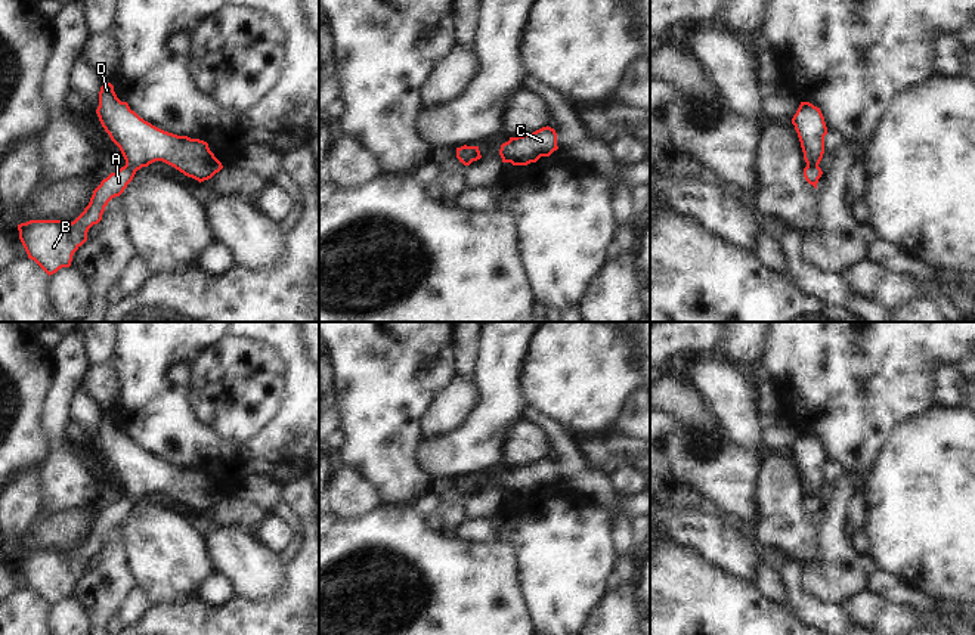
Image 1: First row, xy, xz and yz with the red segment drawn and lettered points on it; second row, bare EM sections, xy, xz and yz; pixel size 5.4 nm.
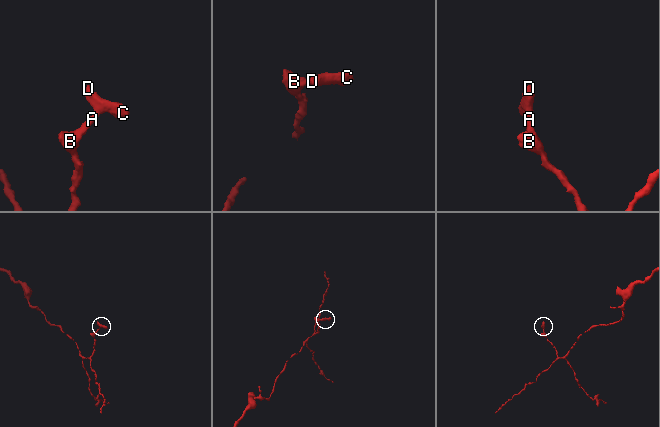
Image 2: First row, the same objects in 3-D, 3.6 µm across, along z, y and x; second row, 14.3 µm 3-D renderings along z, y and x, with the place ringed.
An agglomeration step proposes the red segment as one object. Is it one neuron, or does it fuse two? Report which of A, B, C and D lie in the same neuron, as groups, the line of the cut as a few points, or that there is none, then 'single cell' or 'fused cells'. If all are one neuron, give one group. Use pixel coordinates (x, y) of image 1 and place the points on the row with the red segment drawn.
groups A B C D; cut none; single cell

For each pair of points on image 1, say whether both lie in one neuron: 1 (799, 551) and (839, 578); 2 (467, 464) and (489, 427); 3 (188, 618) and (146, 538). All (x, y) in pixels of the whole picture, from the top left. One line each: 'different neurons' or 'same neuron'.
1: different neurons
2: same neuron
3: different neurons

